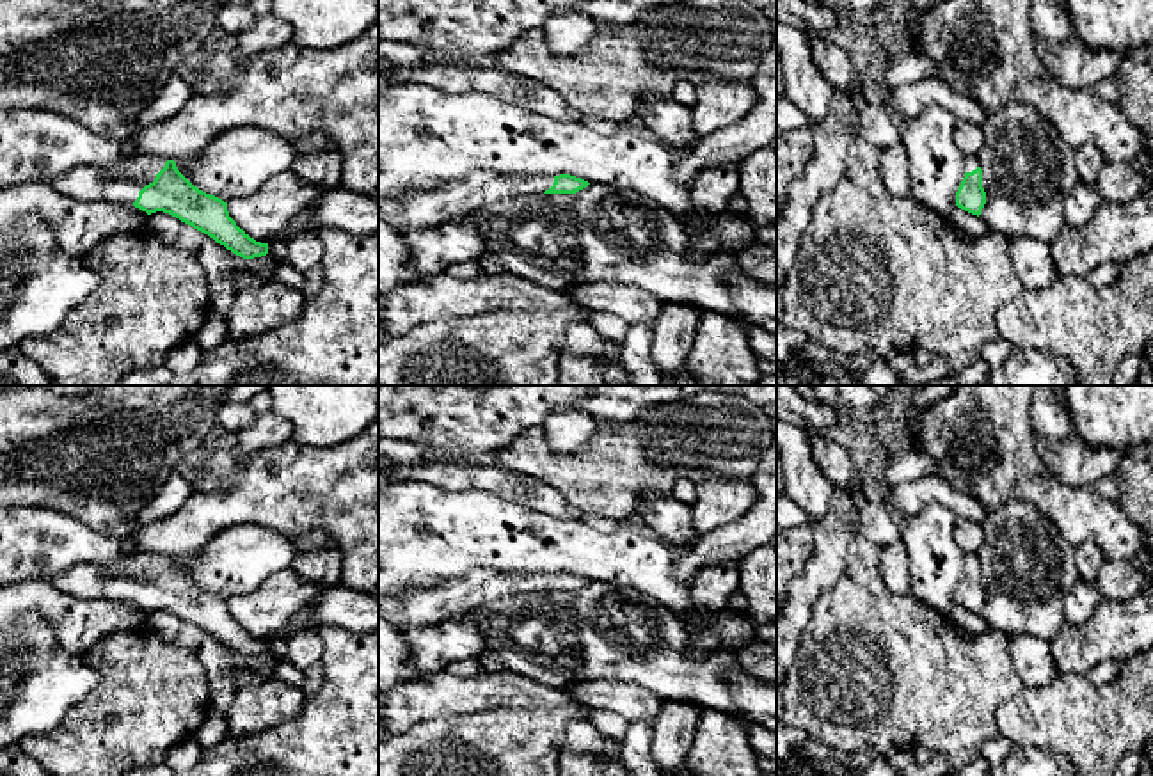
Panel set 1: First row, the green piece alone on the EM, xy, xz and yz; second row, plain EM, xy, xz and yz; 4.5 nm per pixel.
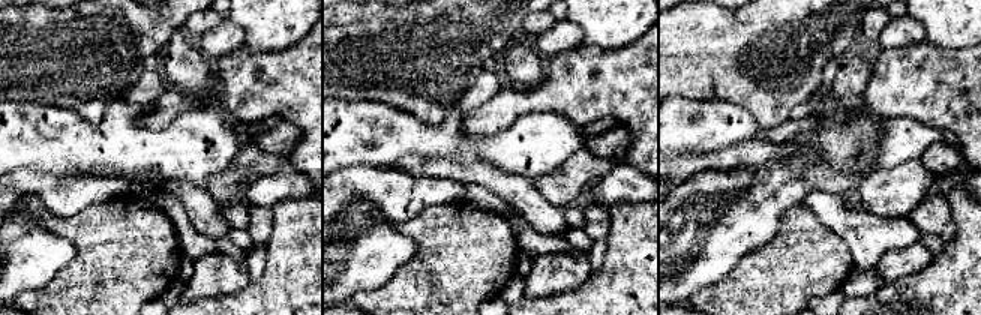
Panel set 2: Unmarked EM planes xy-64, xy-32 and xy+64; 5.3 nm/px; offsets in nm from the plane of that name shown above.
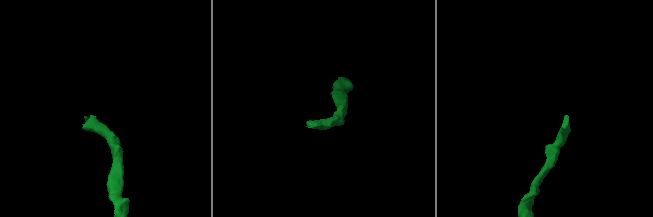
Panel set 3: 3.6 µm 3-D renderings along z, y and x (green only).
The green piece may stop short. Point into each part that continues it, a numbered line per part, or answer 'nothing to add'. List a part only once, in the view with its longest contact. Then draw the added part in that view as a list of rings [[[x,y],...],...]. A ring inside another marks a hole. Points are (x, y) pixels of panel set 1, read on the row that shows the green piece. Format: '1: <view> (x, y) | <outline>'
1: xy (86, 183) | [[[144,154],[115,172],[80,167],[53,179],[50,186],[78,201],[94,202],[114,197],[119,202],[133,204],[139,192],[153,183],[165,167],[165,162],[167,158],[163,156]]]

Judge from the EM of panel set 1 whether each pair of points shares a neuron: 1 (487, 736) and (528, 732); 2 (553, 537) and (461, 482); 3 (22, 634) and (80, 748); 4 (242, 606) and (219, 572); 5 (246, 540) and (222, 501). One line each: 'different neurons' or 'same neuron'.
1: same neuron
2: different neurons
3: different neurons
4: different neurons
5: different neurons

